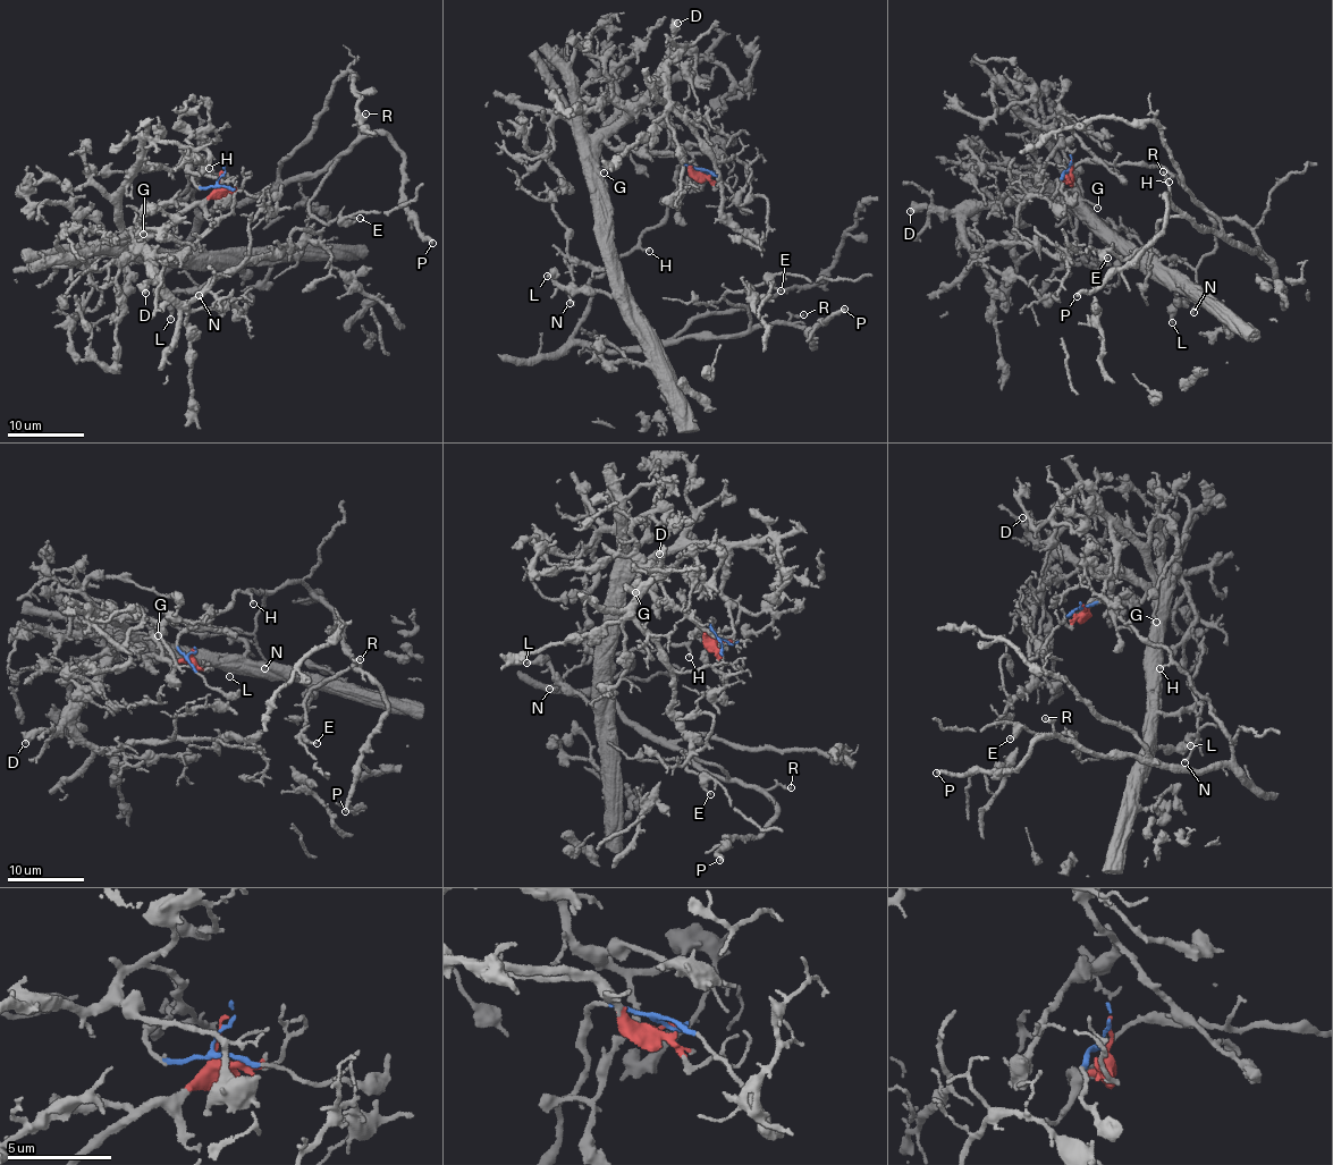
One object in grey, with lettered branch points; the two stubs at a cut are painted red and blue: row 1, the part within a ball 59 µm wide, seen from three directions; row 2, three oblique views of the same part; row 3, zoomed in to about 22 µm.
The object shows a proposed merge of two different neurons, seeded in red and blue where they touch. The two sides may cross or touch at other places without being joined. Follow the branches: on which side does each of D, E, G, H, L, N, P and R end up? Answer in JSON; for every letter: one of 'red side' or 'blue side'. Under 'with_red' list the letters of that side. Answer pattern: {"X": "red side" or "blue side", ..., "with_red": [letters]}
{"D": "red side", "E": "blue side", "G": "red side", "H": "blue side", "L": "red side", "N": "blue side", "P": "blue side", "R": "blue side", "with_red": ["D", "G", "L"]}

